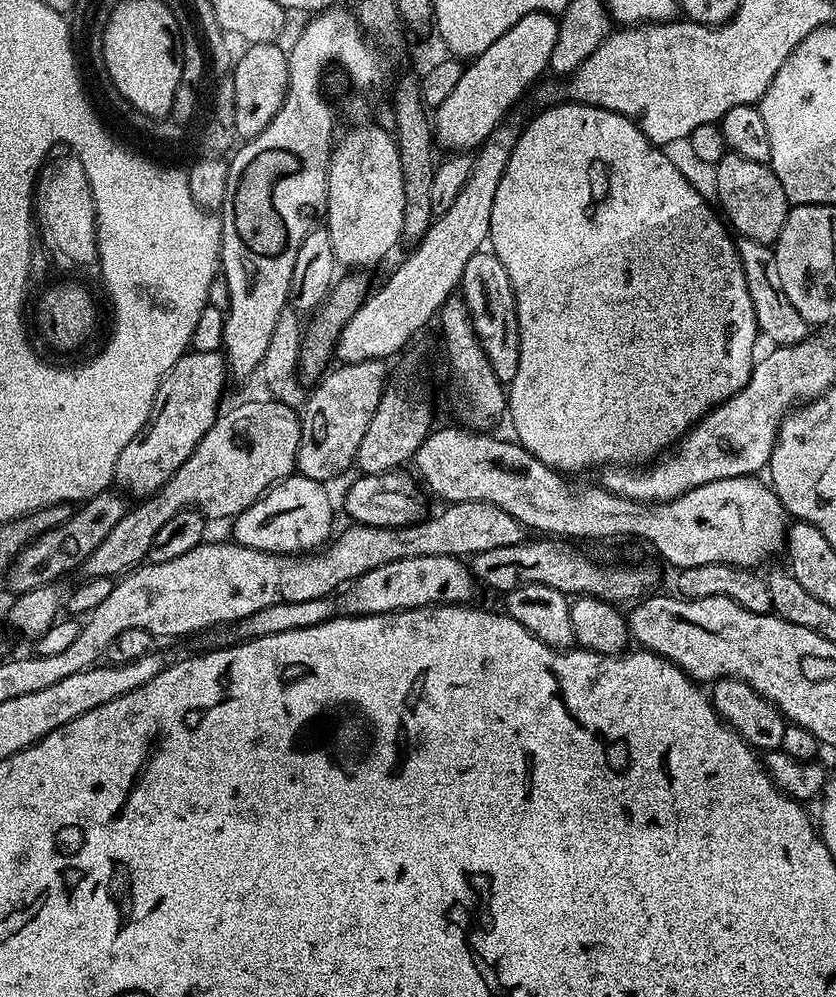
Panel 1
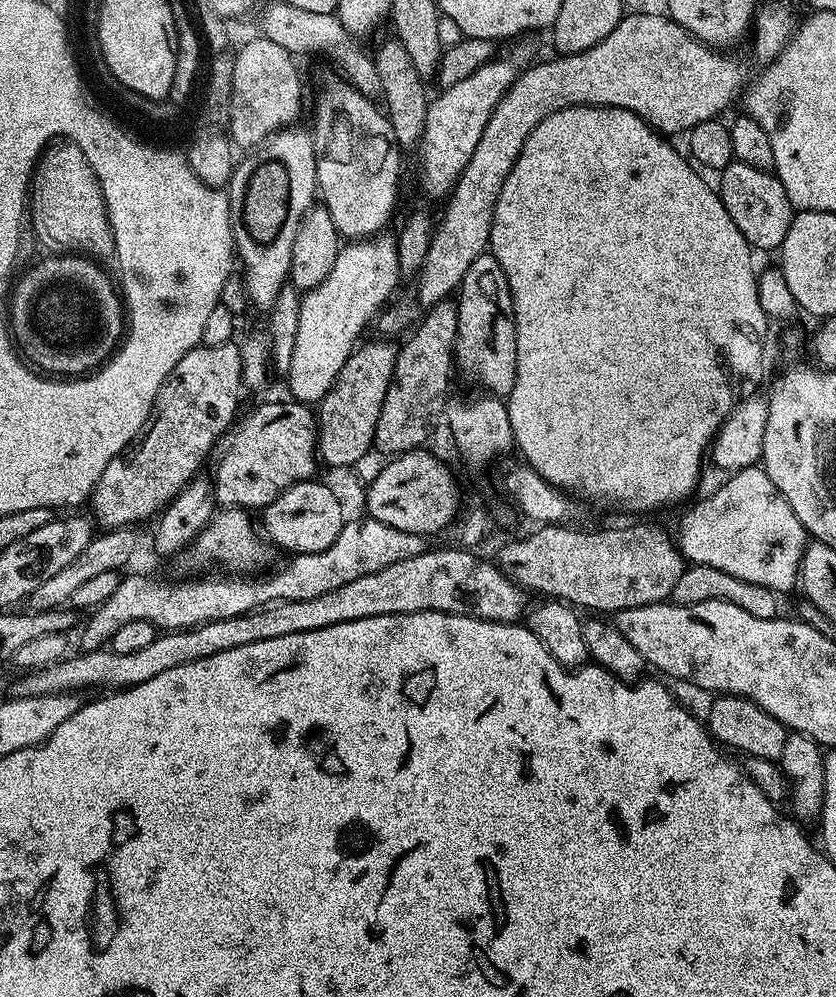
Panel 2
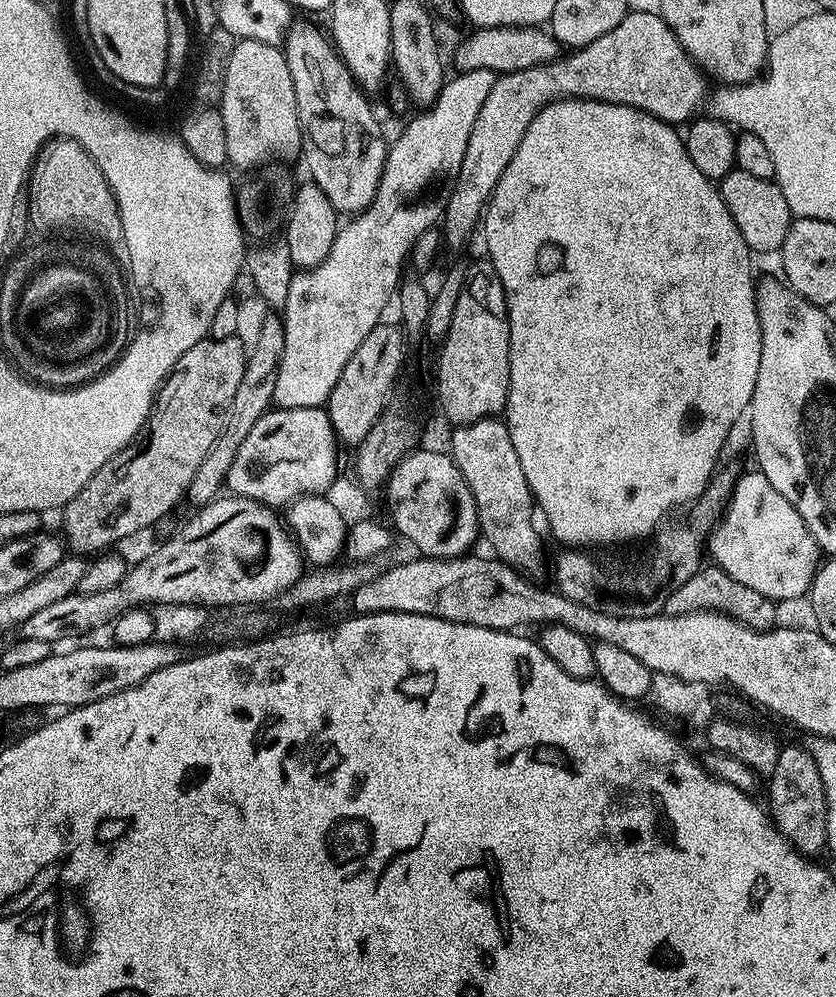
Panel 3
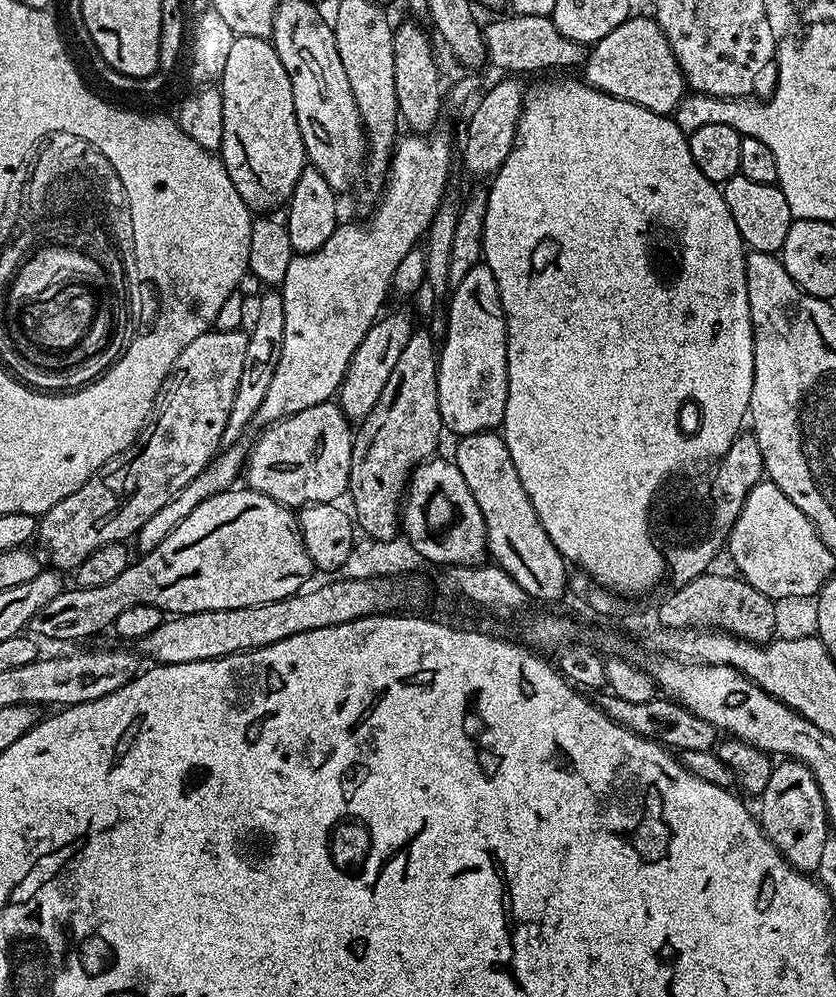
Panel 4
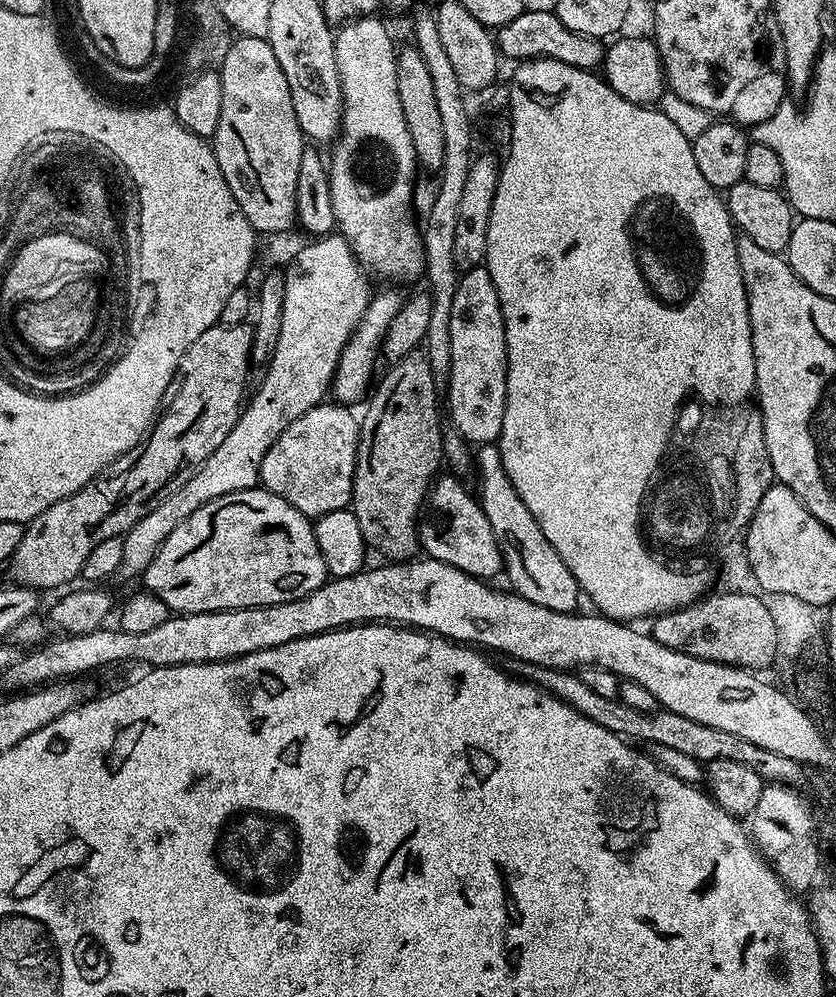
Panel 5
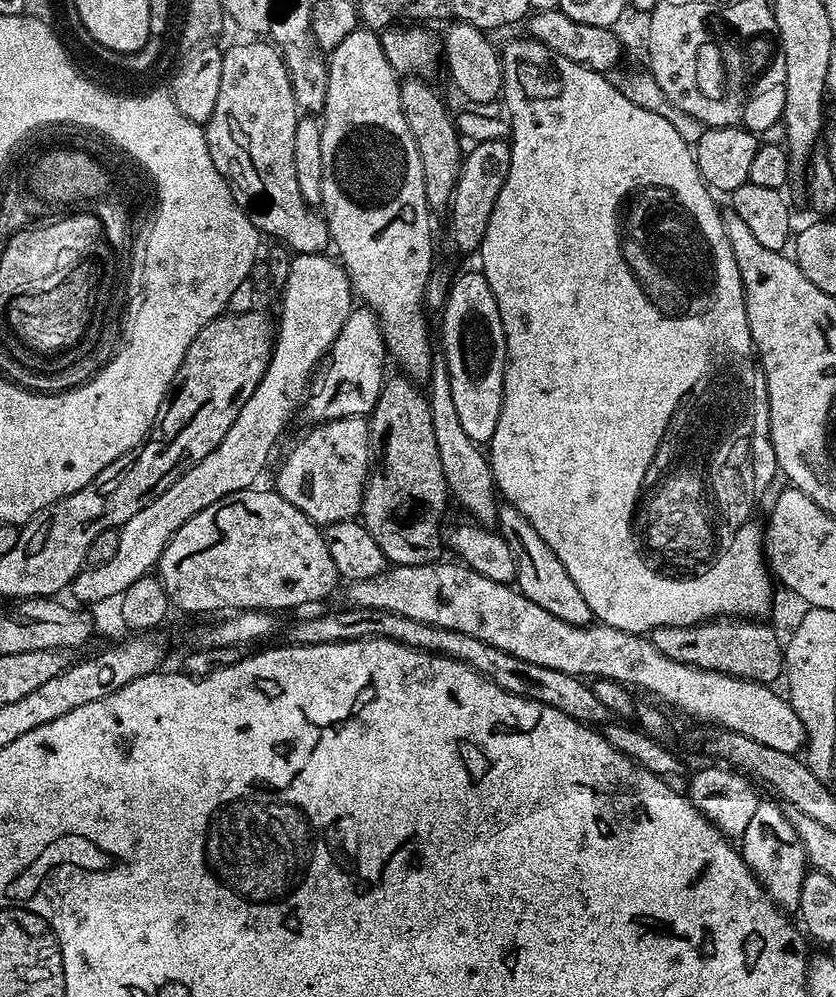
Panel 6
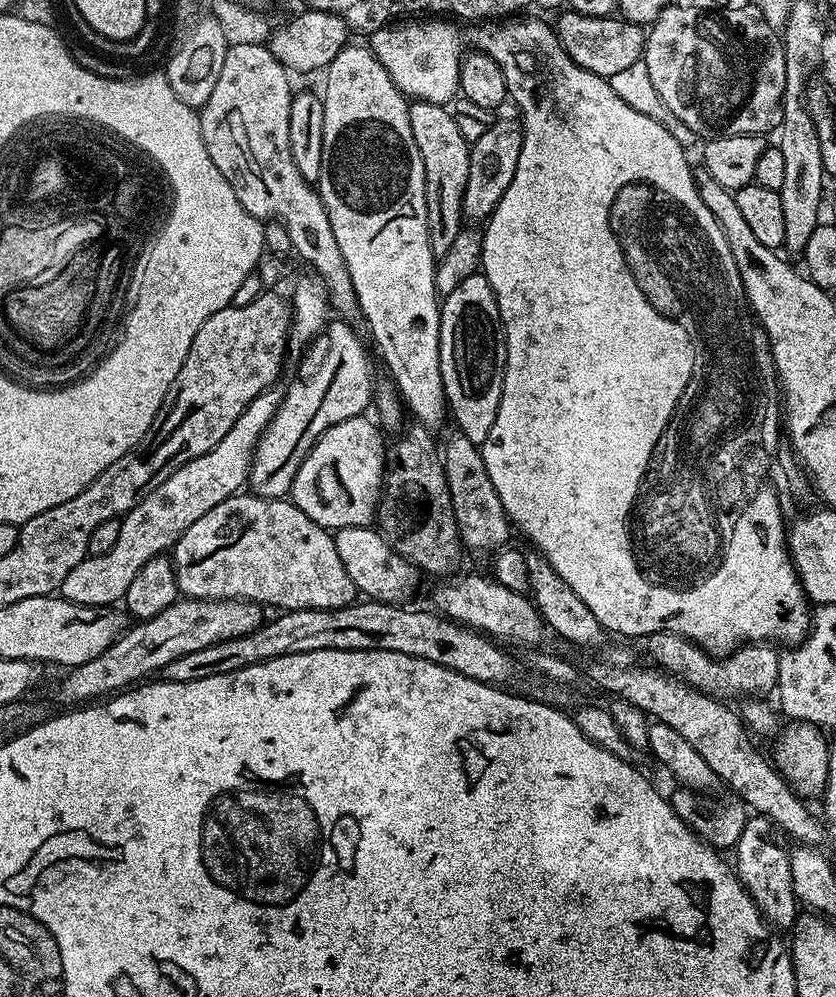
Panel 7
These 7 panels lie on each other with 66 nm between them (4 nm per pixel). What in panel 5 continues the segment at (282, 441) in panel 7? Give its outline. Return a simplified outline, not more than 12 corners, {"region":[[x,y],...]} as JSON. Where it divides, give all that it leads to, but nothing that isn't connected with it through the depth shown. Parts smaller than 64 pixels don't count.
{"region":[[384,286],[346,342],[331,395],[345,406],[374,384],[384,331],[406,292]]}

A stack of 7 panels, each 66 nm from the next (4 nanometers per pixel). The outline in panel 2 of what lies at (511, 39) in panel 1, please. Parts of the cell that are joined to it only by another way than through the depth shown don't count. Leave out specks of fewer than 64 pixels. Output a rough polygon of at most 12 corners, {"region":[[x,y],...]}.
{"region":[[516,48],[429,103],[420,188],[452,191],[506,90],[529,63]]}

